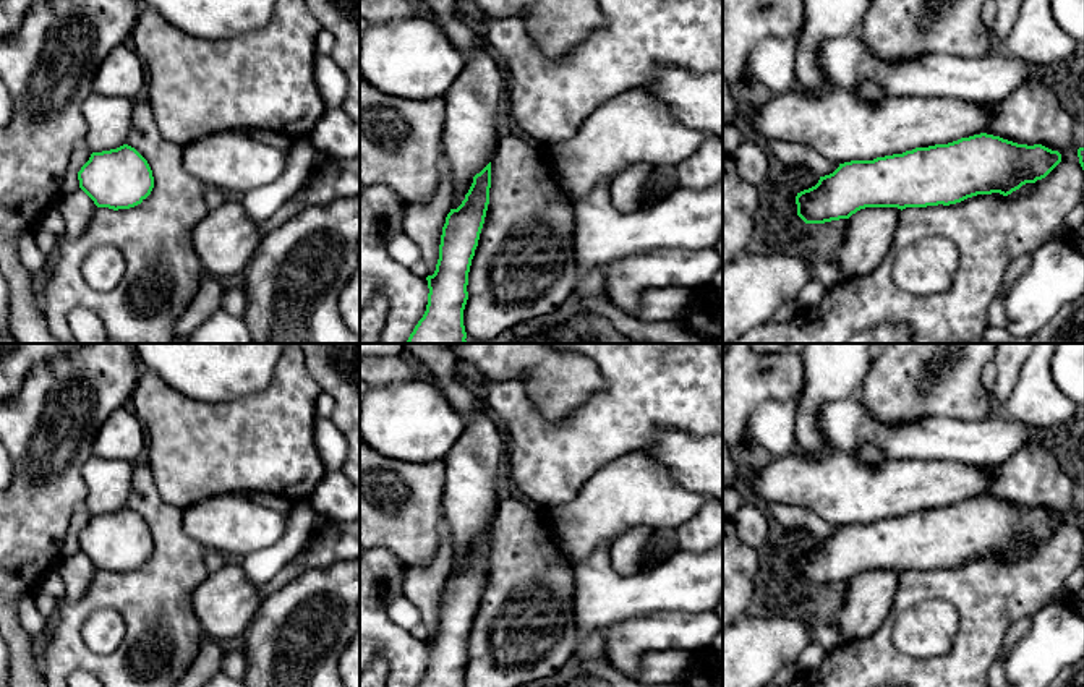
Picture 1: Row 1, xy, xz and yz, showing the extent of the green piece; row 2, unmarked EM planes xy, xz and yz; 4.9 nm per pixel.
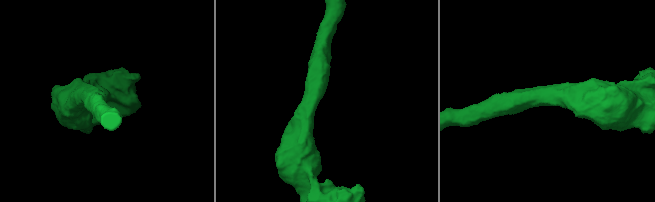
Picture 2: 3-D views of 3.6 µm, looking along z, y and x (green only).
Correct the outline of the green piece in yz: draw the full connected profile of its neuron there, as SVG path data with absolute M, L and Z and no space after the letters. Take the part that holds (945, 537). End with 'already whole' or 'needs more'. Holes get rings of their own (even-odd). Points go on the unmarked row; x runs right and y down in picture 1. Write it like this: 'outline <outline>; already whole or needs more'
outline M833 450L822 457L791 454L773 459L747 478L768 502L802 507L839 530L797 556L797 578L805 587L849 582L865 570L950 569L977 557L1011 557L1045 541L1061 517L1042 507L1018 507L987 497L992 480L977 465L922 459L893 459L868 467L852 454Z; needs more

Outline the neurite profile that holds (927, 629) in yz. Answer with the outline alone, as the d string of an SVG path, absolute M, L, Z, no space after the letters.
M924 601L899 614L893 643L911 656L941 656L951 650L958 624L958 612L948 601Z

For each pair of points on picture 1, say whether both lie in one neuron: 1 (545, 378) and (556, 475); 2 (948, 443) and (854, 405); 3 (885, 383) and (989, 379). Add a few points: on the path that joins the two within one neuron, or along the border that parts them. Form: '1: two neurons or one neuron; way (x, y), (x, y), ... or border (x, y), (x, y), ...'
1: two neurons; border (525, 392), (550, 422), (561, 422), (584, 405)
2: one neuron; way (924, 439), (891, 439), (874, 430)
3: two neurons; border (992, 360), (982, 370), (982, 386), (989, 392)

